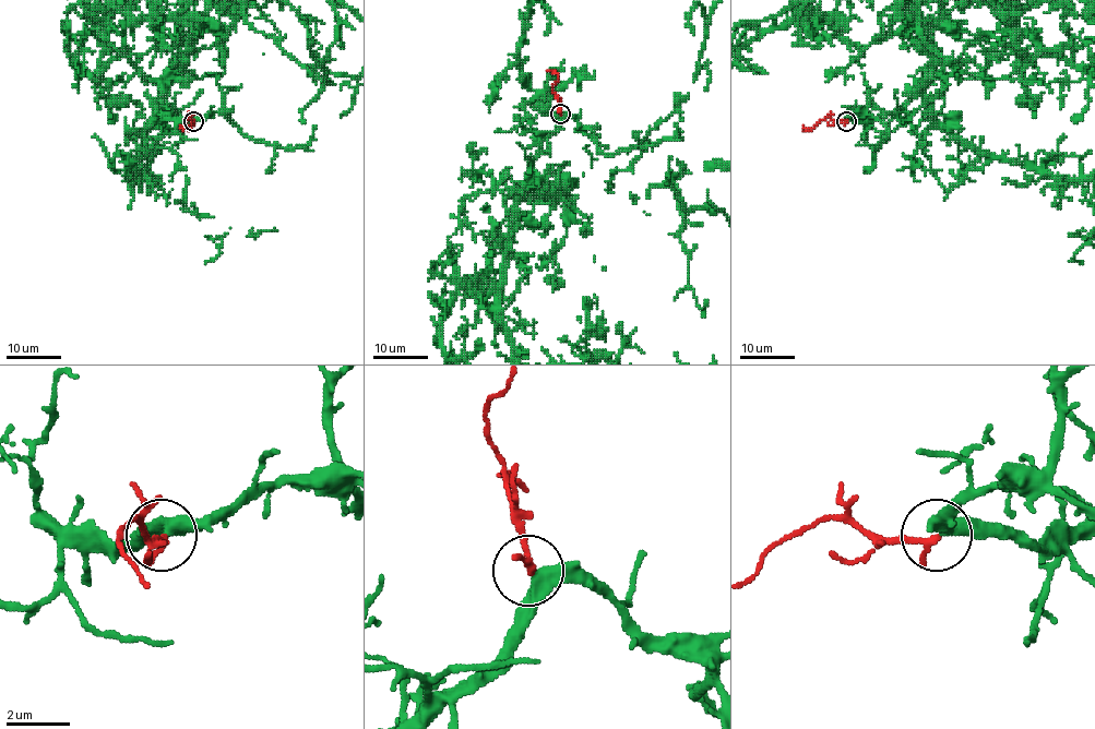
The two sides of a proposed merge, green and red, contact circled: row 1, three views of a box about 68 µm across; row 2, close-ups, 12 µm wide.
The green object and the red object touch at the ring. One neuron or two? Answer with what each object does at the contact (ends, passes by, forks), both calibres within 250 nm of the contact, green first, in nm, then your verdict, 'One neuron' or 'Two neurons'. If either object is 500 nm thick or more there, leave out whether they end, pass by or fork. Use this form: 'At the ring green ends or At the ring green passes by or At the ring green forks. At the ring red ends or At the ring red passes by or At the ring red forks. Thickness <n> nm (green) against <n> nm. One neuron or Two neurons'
At the ring green passes by. At the ring red ends. Thickness 400 nm (green) against 240 nm. One neuron

